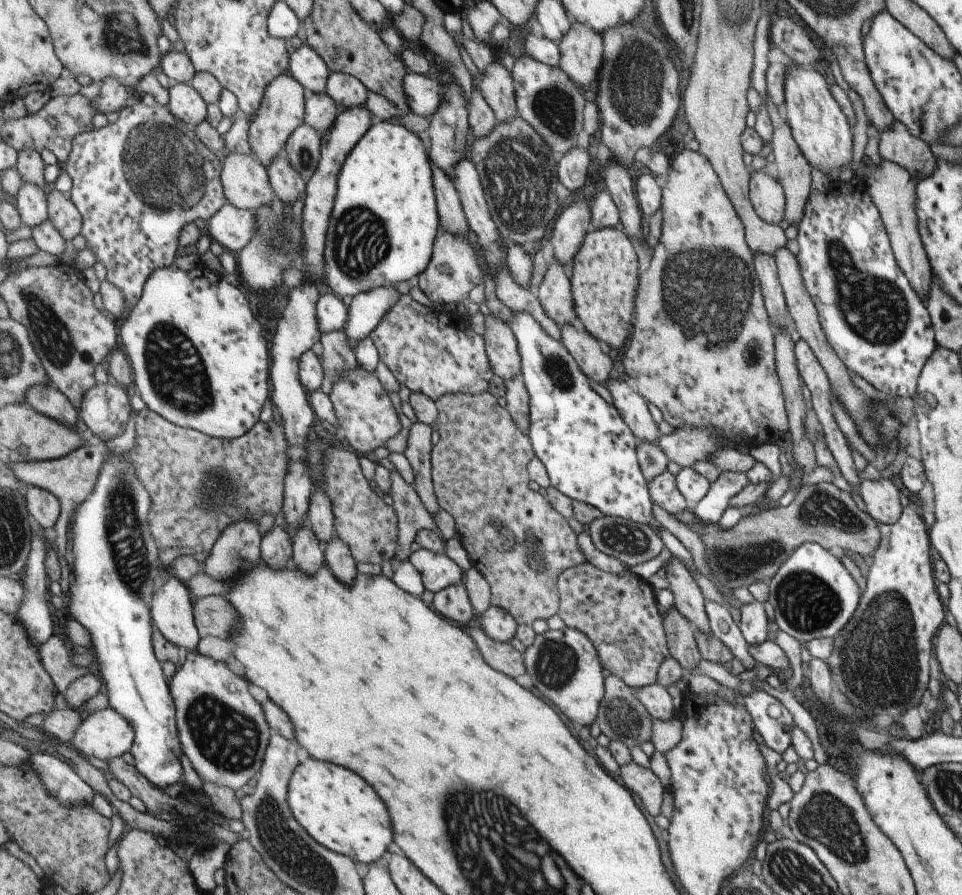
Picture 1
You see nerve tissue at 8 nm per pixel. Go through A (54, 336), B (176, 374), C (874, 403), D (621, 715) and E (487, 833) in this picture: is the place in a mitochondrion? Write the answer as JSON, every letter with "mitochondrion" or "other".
{"A":"mitochondrion","B":"mitochondrion","C":"other","D":"mitochondrion","E":"mitochondrion"}

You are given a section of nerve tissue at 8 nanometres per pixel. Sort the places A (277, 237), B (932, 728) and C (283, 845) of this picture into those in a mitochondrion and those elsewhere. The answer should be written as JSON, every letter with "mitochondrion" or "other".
{"A":"mitochondrion","B":"other","C":"mitochondrion"}

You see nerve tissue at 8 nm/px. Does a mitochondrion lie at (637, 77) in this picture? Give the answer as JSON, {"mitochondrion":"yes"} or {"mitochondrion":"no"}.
{"mitochondrion":"yes"}

